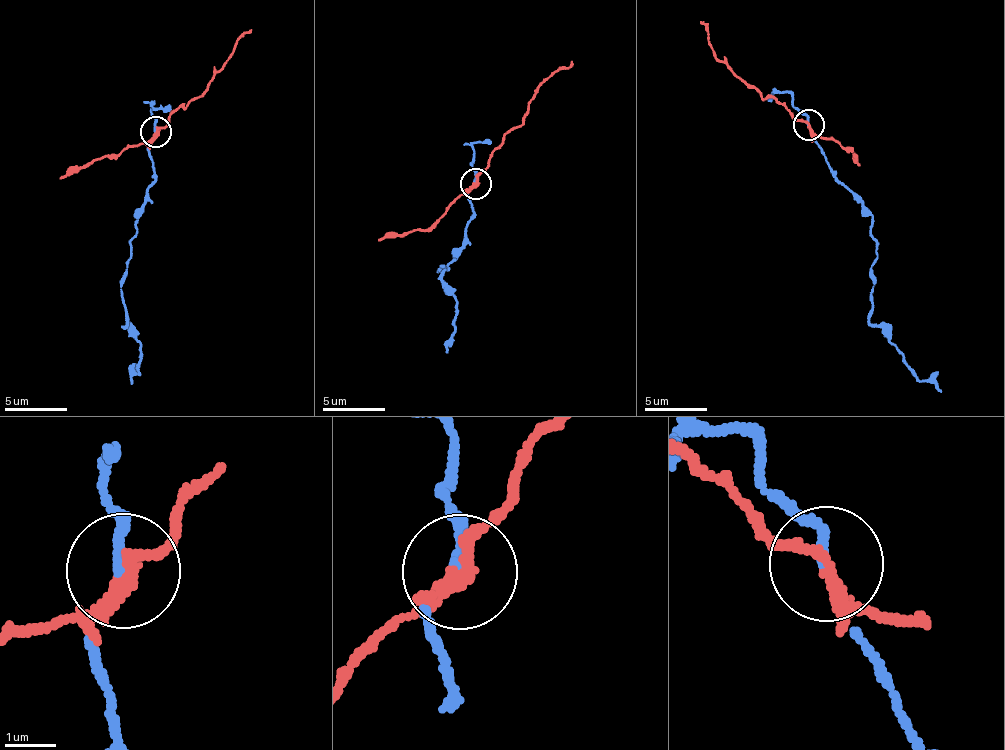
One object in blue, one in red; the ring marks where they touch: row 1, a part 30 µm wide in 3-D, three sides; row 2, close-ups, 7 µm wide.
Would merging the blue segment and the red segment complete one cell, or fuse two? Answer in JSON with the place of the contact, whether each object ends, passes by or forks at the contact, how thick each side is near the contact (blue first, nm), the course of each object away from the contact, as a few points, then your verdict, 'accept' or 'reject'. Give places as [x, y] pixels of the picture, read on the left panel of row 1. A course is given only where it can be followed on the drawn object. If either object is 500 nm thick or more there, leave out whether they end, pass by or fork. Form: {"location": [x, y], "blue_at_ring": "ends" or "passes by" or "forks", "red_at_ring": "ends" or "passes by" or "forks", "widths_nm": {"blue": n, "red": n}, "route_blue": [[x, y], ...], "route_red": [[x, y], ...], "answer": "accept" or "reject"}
{"location": [156, 131], "blue_at_ring": "passes by", "red_at_ring": "passes by", "widths_nm": {"blue": 150, "red": 260}, "route_blue": [[157, 130], [147, 151], [154, 177], [135, 220], [120, 288], [126, 323], [139, 344], [133, 383]], "route_red": [[157, 130], [181, 105], [203, 96], [209, 80], [224, 67], [249, 29]], "answer": "reject"}

